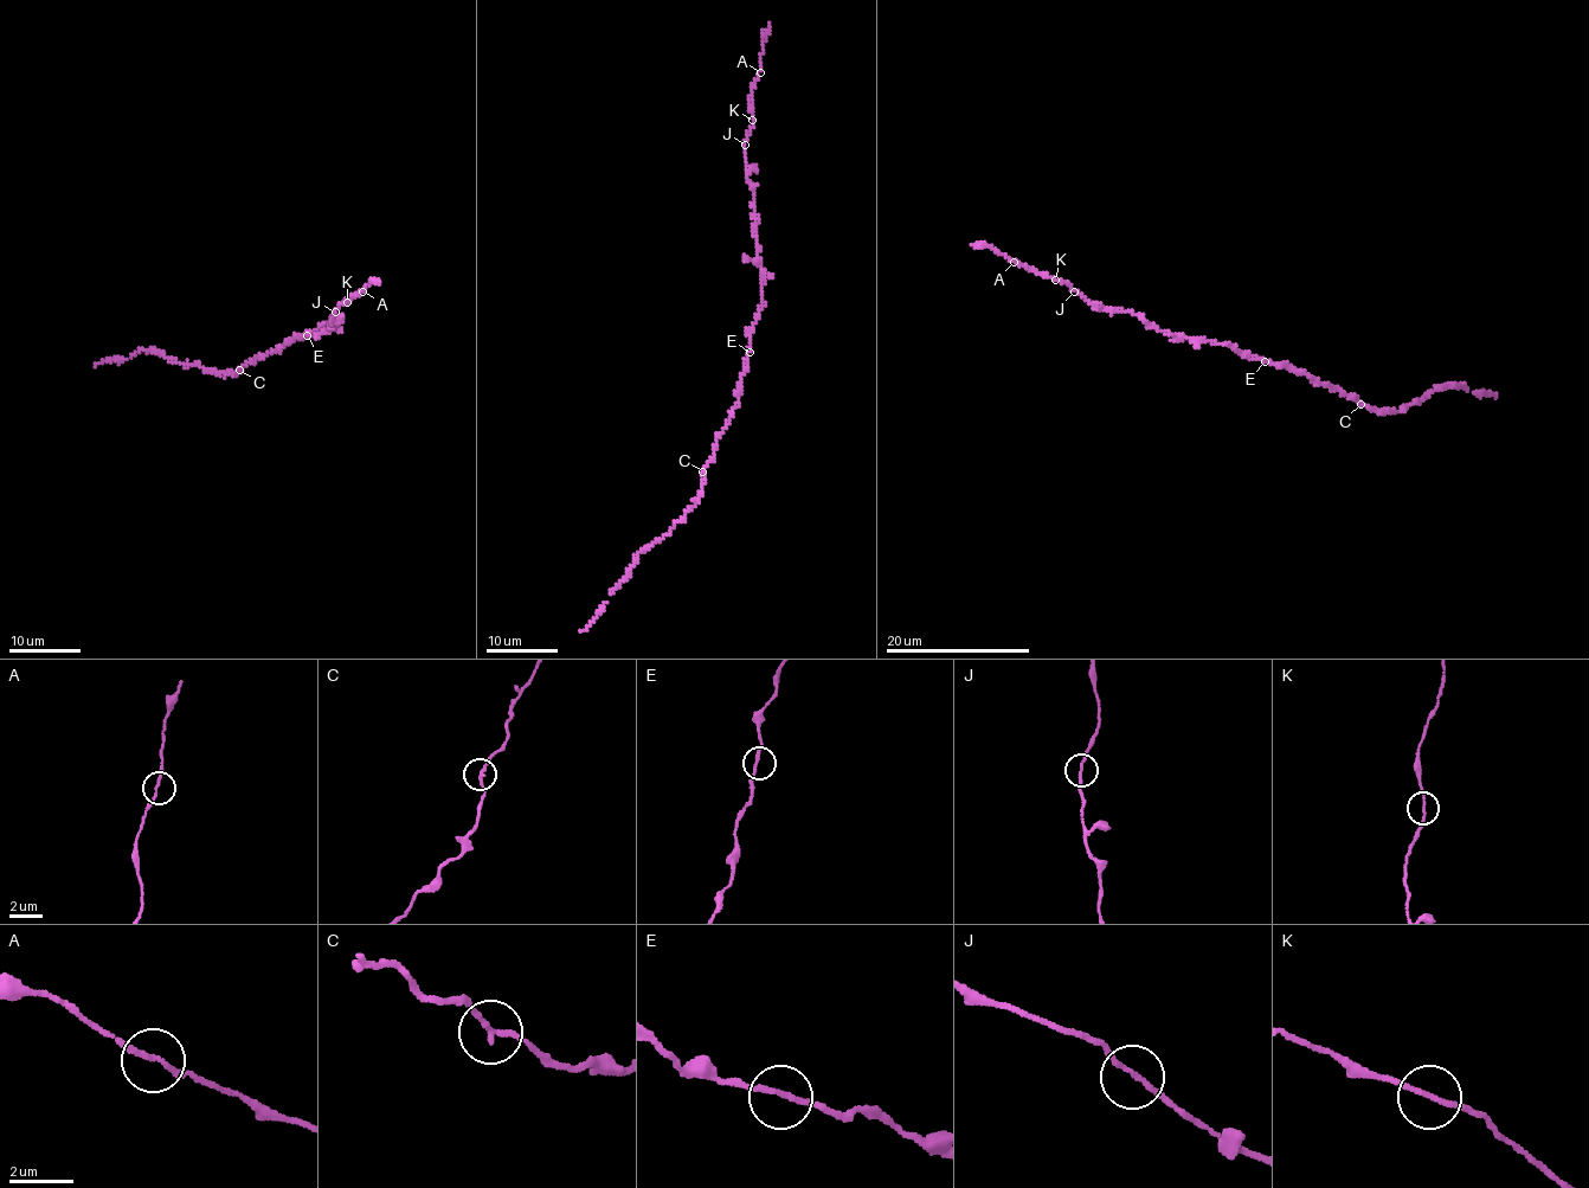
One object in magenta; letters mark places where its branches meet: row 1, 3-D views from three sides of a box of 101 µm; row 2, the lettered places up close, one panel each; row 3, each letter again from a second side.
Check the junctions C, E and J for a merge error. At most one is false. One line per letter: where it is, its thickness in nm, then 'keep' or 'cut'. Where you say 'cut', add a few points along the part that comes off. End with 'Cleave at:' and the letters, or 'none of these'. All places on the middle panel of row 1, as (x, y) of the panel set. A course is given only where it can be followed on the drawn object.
C: at (702, 472); 180 nm thick; keep
E: at (750, 352); 170 nm thick; keep
J: at (745, 145); 150 nm thick; keep
Cleave at: none of these

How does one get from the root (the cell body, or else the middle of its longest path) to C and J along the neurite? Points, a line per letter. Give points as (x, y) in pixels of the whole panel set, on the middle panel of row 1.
C: (748, 352), (738, 404), (702, 470)
J: (748, 352), (750, 332), (757, 320), (763, 293), (753, 184), (745, 167), (745, 145)

